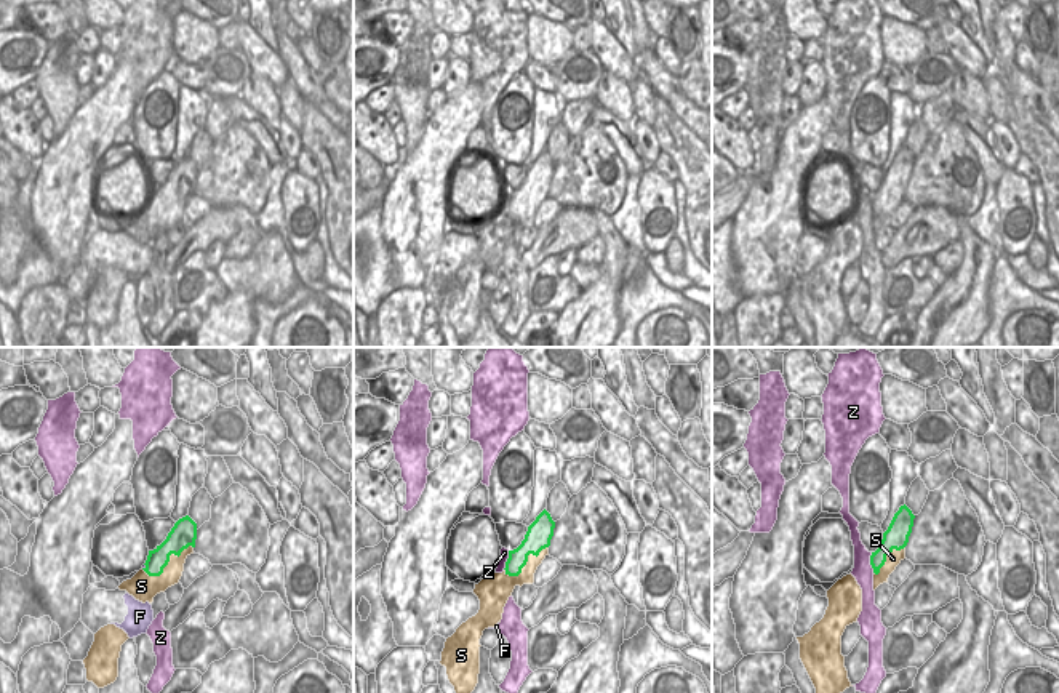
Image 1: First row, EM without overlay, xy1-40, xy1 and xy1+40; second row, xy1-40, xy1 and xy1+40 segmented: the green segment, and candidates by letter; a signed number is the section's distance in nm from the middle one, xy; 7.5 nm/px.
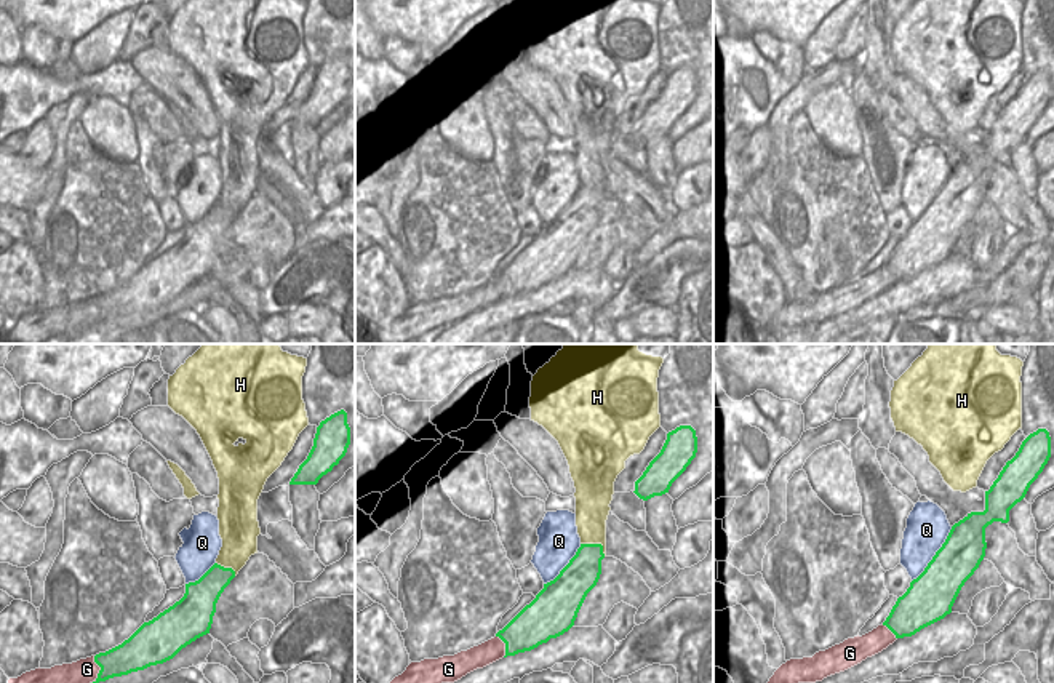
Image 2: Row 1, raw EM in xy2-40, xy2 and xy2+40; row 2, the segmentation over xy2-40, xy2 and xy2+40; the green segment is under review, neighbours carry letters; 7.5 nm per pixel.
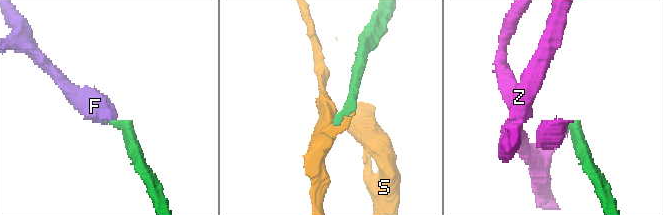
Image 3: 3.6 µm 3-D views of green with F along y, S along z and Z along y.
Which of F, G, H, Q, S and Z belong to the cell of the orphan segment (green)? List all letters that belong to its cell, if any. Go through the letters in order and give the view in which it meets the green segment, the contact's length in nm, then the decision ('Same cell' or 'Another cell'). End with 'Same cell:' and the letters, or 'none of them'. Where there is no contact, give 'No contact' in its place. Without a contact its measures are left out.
F: Touches green in xy1-40. Shared border 50 nm. Same cell
G: Touches green in xy2-40. Shared border 200 nm. Another cell
H: Touches green in xy2. Shared border 220 nm. Another cell
Q: Touches green in xy2+40. Shared border 500 nm. Another cell
S: Touches green in xy1-40. Shared border 440 nm. Another cell
Z: Touches green in xy1+40. Shared border 160 nm. Another cell
Same cell: F

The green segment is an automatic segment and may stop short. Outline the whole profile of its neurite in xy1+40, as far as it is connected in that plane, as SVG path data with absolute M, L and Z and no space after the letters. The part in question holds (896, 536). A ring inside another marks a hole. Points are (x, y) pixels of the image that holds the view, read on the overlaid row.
M905 504L901 506L894 514L888 530L883 533L883 539L878 549L870 555L870 565L875 575L880 573L880 568L885 565L888 554L891 554L894 549L901 551L907 546L913 527L913 519L915 515Z

